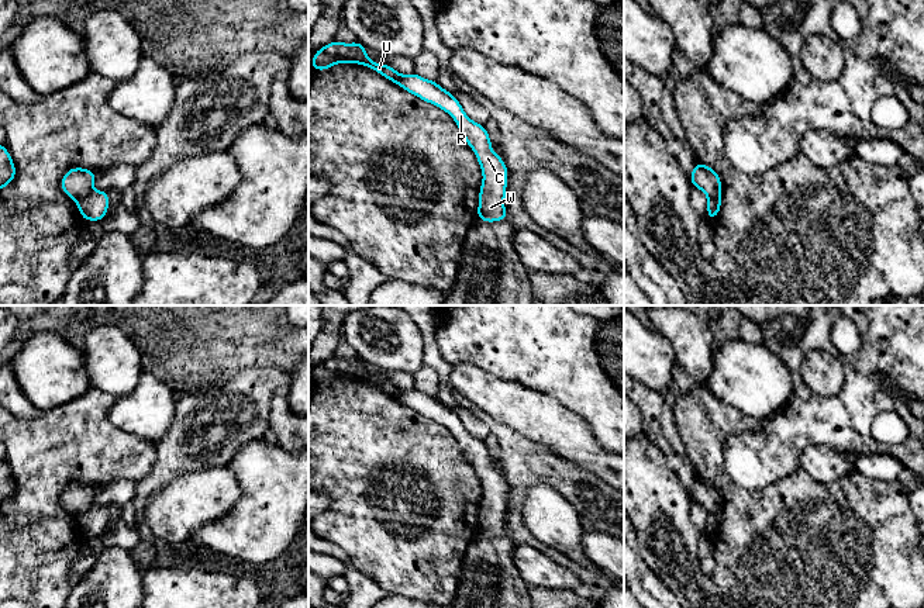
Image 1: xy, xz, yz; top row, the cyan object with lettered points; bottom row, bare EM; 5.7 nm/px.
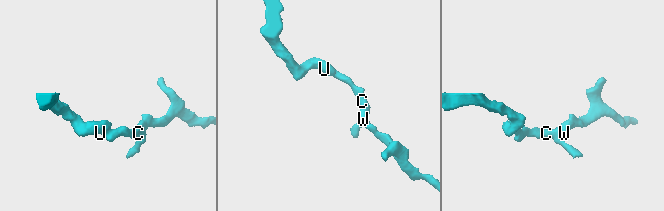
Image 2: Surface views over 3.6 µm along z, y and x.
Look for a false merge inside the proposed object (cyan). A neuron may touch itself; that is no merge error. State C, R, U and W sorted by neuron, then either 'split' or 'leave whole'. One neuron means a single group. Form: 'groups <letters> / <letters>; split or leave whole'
groups C R W / U; split

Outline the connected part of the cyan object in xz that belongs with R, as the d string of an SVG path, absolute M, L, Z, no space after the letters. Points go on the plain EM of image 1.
M411 388L400 390L397 400L418 414L439 422L454 433L466 459L473 464L483 490L477 535L485 538L506 536L504 512L508 486L504 476L493 467L492 455L485 441L472 436L456 412L444 405L435 395Z

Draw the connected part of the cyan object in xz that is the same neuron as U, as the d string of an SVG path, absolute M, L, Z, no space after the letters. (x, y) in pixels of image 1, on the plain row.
M330 357L313 370L311 384L327 386L337 379L358 379L363 380L393 398L399 398L400 388L385 379L375 379L365 367L365 360L361 357Z

